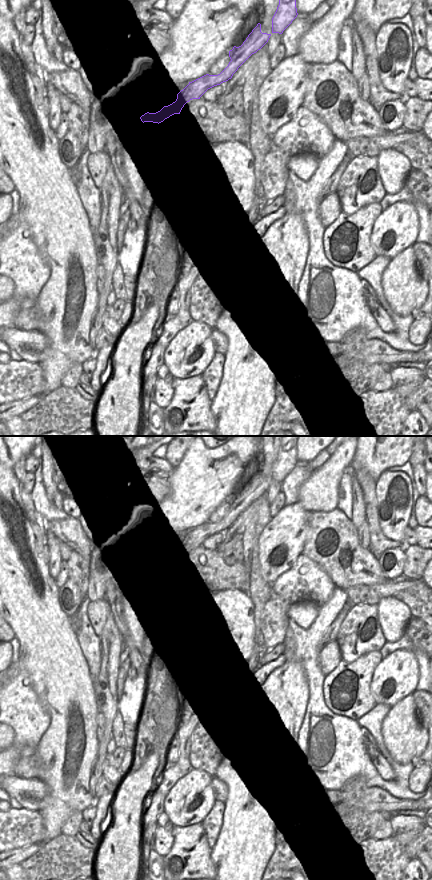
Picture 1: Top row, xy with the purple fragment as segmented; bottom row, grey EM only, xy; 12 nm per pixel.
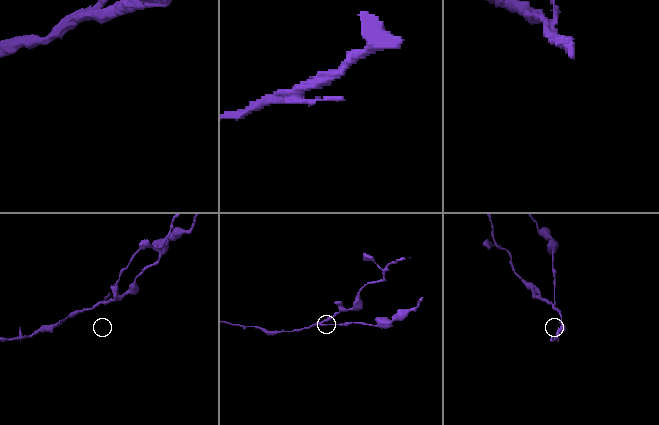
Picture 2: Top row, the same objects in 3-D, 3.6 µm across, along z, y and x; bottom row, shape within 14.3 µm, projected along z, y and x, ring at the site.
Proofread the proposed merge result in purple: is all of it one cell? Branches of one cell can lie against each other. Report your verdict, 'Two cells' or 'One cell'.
Two cells

